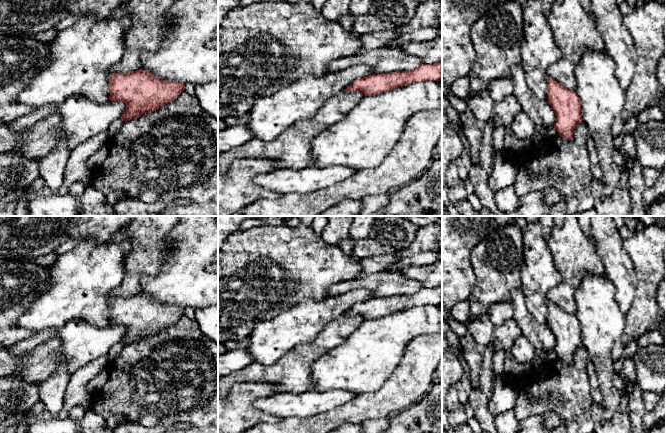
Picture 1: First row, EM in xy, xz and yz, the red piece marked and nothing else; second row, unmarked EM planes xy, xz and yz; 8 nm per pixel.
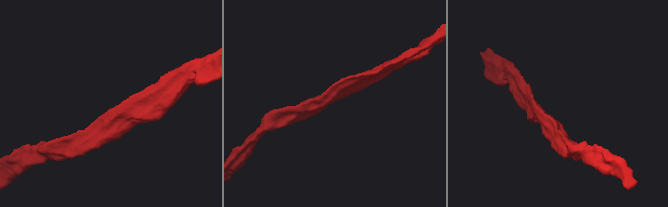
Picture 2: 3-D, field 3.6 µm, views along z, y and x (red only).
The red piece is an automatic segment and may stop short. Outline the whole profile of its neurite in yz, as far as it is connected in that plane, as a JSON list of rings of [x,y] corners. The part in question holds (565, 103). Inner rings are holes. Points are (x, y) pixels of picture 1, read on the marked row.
[[[547,76],[547,85],[547,101],[556,116],[554,128],[561,137],[572,140],[575,127],[583,122],[581,101],[575,91],[566,89],[549,76]]]

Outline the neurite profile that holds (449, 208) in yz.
[[[442,186],[442,216],[463,216],[448,197],[447,186]]]

